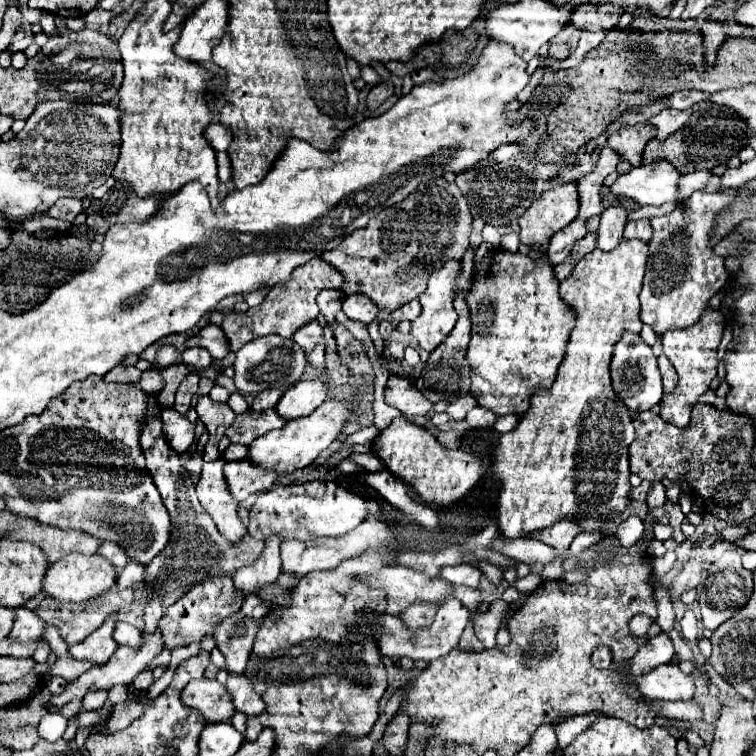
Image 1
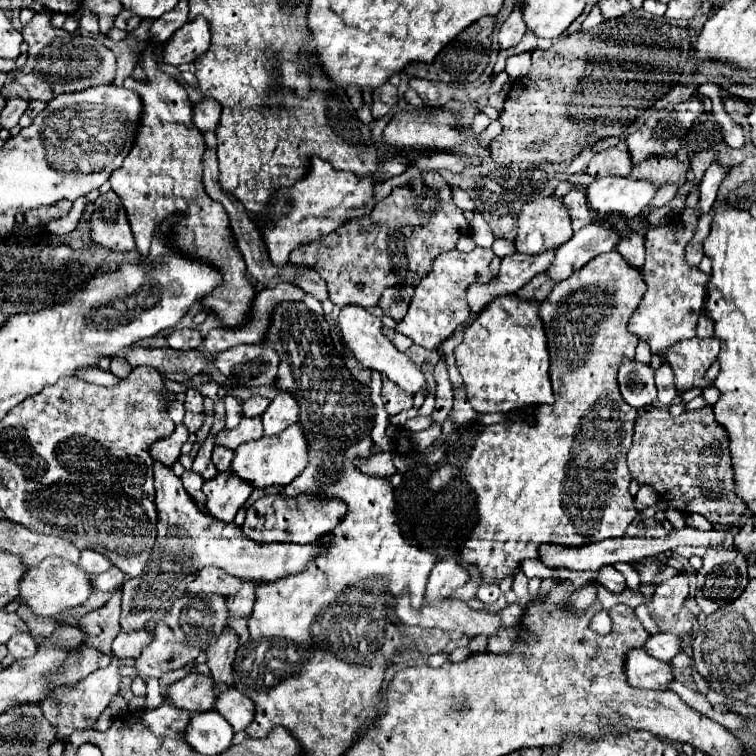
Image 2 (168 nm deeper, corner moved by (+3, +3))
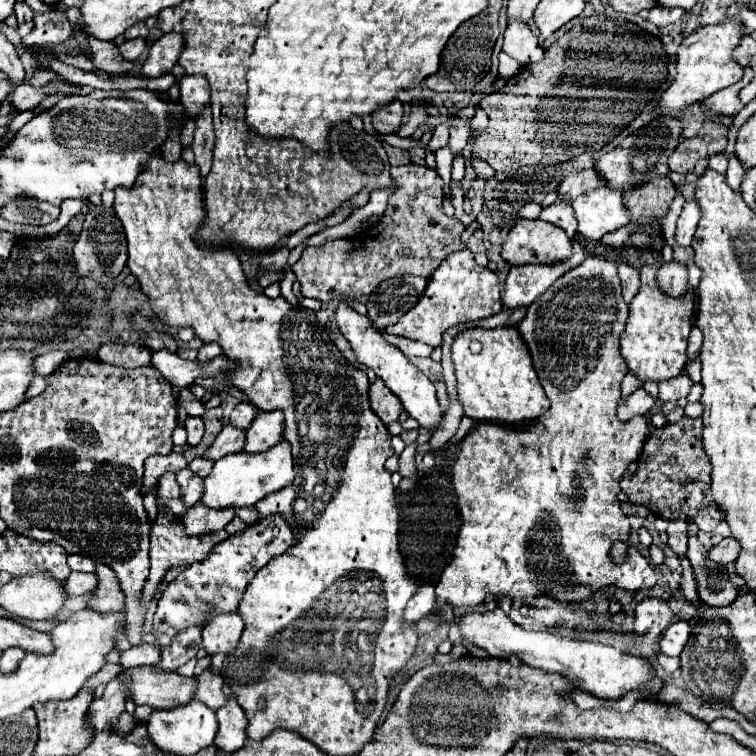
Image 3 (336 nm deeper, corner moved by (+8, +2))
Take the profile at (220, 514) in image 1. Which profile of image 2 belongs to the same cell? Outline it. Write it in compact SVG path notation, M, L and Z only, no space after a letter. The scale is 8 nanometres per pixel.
M183 472L183 476L181 476L181 480L183 480L183 486L185 486L185 490L187 490L187 494L197 502L197 506L205 512L205 514L209 514L209 510L205 510L205 494L203 494L203 478L201 478L201 474L193 474L193 472Z

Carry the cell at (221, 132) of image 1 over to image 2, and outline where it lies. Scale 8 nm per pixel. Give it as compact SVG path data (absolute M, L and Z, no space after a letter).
M203 98L203 102L195 104L195 116L193 116L193 122L199 130L215 130L219 120L221 120L221 104L211 100L211 98Z

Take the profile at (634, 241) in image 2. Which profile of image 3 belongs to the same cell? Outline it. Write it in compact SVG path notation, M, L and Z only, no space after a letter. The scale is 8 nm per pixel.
M618 263L618 271L620 271L620 279L622 279L622 295L624 295L624 301L630 305L638 287L640 287L640 273L638 269L630 267L628 263Z

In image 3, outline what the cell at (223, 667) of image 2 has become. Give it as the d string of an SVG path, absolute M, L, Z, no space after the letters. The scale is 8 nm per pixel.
M208 669L208 671L204 671L202 675L198 675L198 677L196 677L196 685L198 685L198 687L196 687L194 699L206 703L212 711L224 707L224 703L228 701L228 697L222 693L224 679L222 679L216 671Z

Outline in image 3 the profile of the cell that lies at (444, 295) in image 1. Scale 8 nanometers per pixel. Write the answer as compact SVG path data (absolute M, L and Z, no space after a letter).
M464 249L448 255L448 259L442 261L442 265L428 279L428 287L420 303L412 311L408 311L404 317L400 317L400 321L388 327L386 331L406 339L422 341L432 347L440 347L442 335L446 329L458 323L486 319L490 315L500 313L500 309L502 309L502 301L500 301L498 275L486 267L480 267L474 261L474 255L468 249Z

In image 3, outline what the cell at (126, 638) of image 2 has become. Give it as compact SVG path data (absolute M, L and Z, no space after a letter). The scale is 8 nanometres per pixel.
M140 643L136 647L130 647L128 651L122 651L120 665L124 669L138 667L138 665L156 665L160 661L160 649L148 643Z

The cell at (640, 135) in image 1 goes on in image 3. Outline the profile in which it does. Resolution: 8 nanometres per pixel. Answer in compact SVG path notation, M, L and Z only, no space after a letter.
M586 169L586 171L578 171L578 173L572 173L568 175L560 187L558 187L558 199L560 201L572 201L576 199L578 195L584 195L596 187L600 187L600 177L596 171L592 169Z

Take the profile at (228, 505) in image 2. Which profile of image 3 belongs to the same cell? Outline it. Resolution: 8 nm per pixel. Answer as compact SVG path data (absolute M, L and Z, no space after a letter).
M196 503L186 517L182 519L184 523L184 531L186 535L206 535L206 533L216 533L220 529L224 529L230 521L234 519L234 509L230 511L212 511L208 507L204 507L202 503Z

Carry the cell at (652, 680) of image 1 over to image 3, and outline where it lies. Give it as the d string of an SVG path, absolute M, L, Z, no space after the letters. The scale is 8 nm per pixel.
M500 607L496 611L466 615L456 625L470 643L486 649L490 657L508 659L510 655L516 655L522 663L530 667L542 669L546 673L564 675L566 679L574 681L578 689L600 699L620 699L628 691L656 677L656 671L648 667L648 663L640 657L628 655L616 647L596 641L576 641L570 637L558 637L550 631L526 631L516 625L508 615L504 615Z

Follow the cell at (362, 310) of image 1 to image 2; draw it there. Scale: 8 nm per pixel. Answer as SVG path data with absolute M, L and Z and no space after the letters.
M345 306L341 308L341 314L339 314L339 322L341 322L341 336L343 336L343 342L347 344L347 348L355 354L355 358L365 366L365 368L371 368L371 370L377 370L377 372L383 372L387 374L387 378L391 378L395 384L399 384L405 392L409 394L417 394L423 386L425 386L425 376L423 372L409 360L407 354L399 352L381 332L381 320L377 316L373 316L371 312L367 312L365 308L361 306Z

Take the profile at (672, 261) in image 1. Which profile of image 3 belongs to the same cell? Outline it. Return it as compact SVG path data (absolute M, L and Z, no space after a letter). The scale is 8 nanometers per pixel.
M644 265L640 271L642 285L640 293L630 305L630 317L622 333L622 357L628 363L630 373L634 373L640 383L644 381L668 381L680 375L686 367L686 343L692 329L694 297L686 293L682 299L672 299L656 287L656 267Z

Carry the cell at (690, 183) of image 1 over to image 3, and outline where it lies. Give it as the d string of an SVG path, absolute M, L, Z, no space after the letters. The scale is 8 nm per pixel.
M626 225L626 227L622 227L622 229L614 231L614 233L604 235L604 239L600 239L600 241L602 241L602 245L608 245L608 247L620 247L620 245L630 237L630 233L632 233L634 229L636 229L634 225Z

